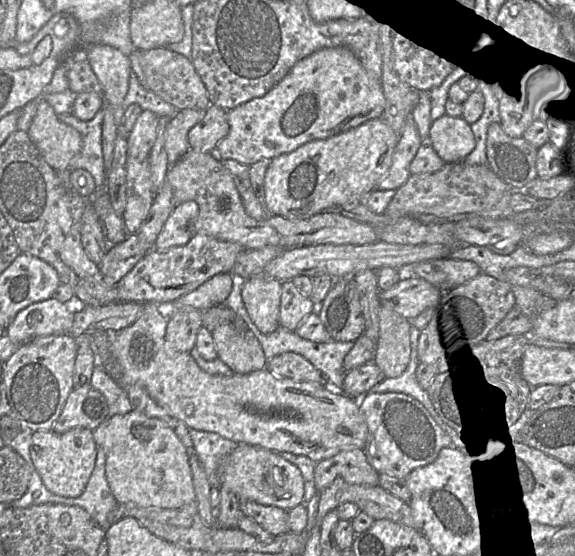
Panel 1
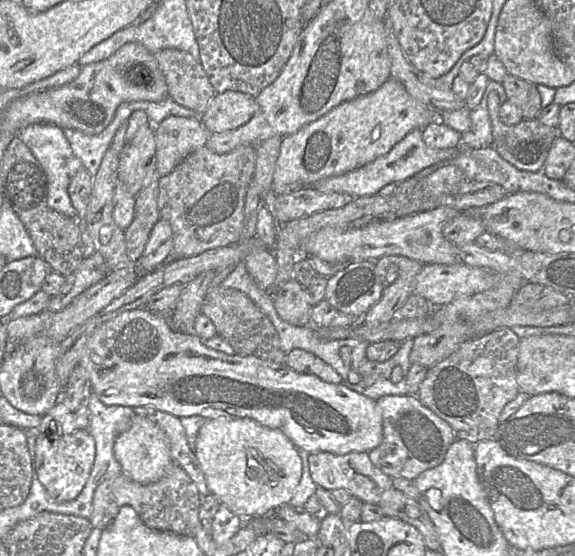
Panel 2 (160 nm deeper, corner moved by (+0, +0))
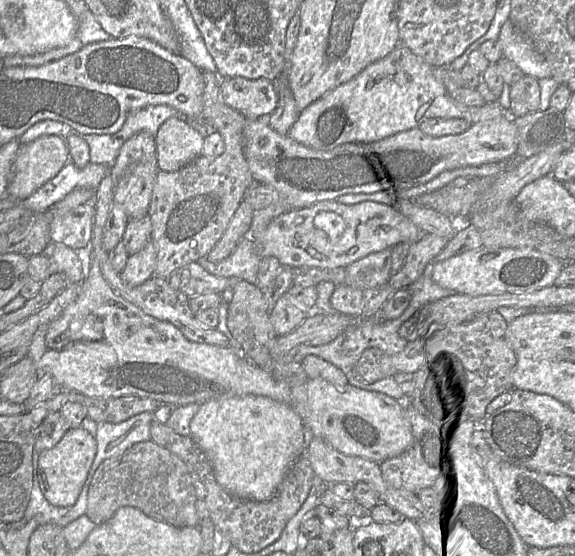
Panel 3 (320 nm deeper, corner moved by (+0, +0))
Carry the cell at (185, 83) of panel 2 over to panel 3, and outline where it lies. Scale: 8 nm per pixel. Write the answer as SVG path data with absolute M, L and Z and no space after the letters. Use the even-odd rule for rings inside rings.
M202 71L202 74L204 80L202 121L211 130L221 134L224 140L224 151L216 157L201 154L178 170L170 172L158 170L156 173L148 210L152 225L151 241L156 249L153 275L165 279L177 268L206 257L224 233L247 188L252 183L252 174L244 155L245 118L223 102L219 89L220 77L217 73Z

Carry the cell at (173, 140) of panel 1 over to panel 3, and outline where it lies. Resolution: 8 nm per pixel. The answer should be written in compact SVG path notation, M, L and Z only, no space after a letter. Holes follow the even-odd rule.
M184 118L167 119L154 138L158 170L178 170L202 154L204 139Z

